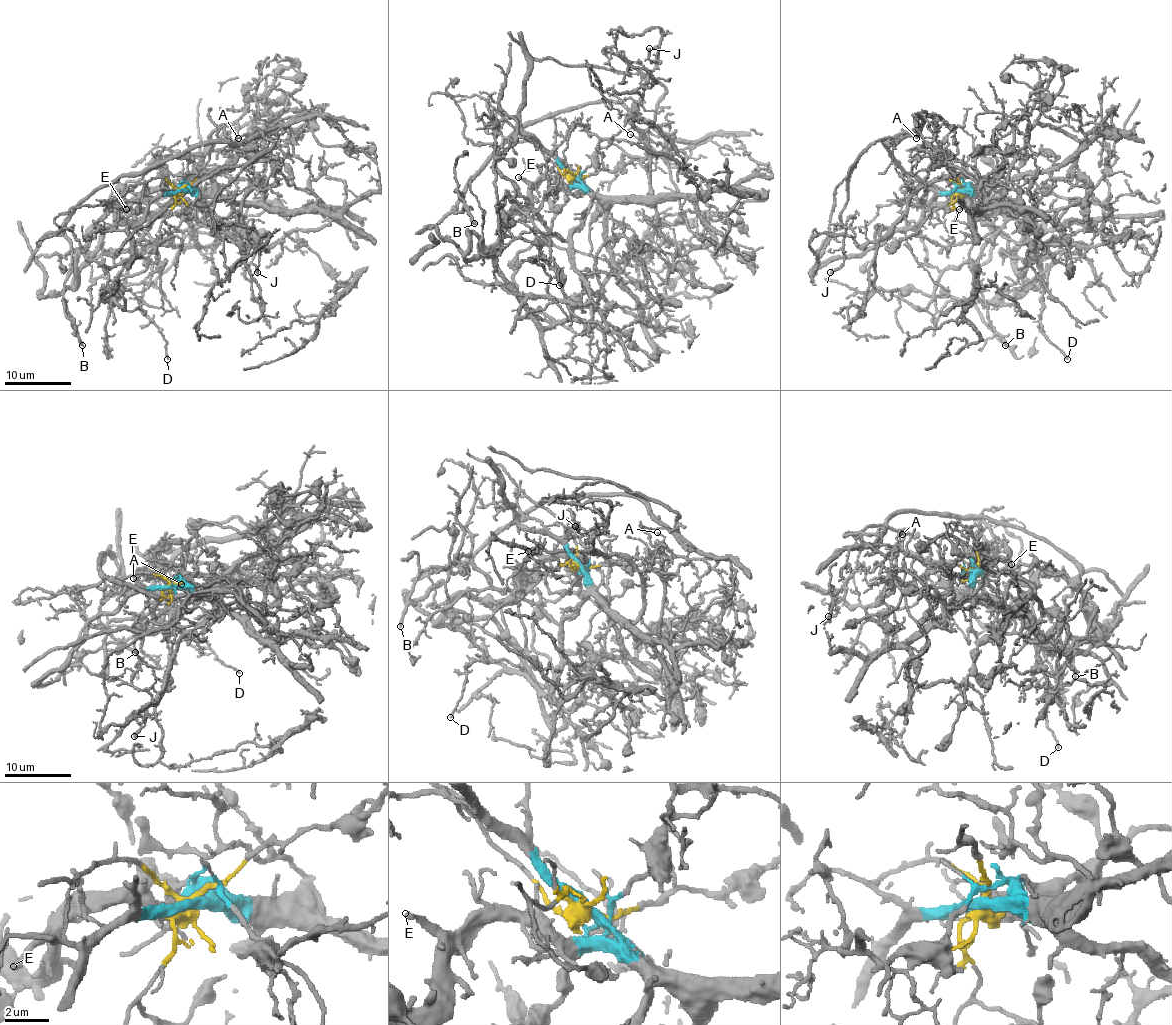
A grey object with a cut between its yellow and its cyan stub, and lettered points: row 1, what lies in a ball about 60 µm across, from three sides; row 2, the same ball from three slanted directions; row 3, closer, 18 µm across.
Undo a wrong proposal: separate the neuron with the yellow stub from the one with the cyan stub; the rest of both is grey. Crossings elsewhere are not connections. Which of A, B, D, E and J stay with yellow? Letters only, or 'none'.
A, B

